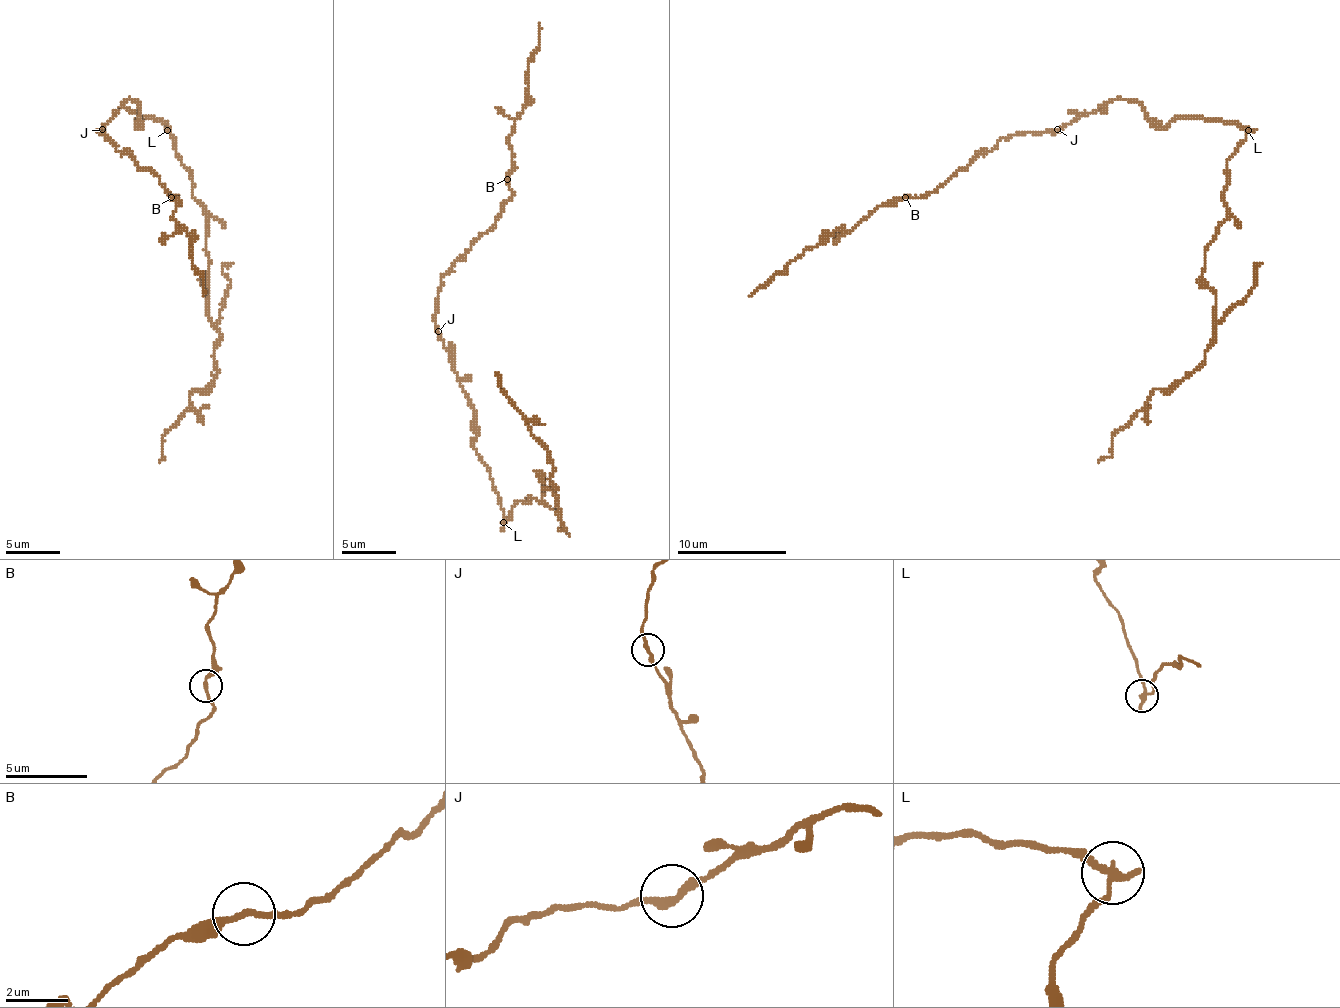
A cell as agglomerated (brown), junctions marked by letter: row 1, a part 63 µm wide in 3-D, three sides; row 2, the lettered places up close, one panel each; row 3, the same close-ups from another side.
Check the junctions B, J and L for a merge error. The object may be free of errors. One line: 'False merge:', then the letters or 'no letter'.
False merge: L

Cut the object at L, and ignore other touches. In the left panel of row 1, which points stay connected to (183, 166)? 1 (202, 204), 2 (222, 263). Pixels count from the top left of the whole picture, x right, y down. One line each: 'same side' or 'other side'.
1: same side
2: same side

